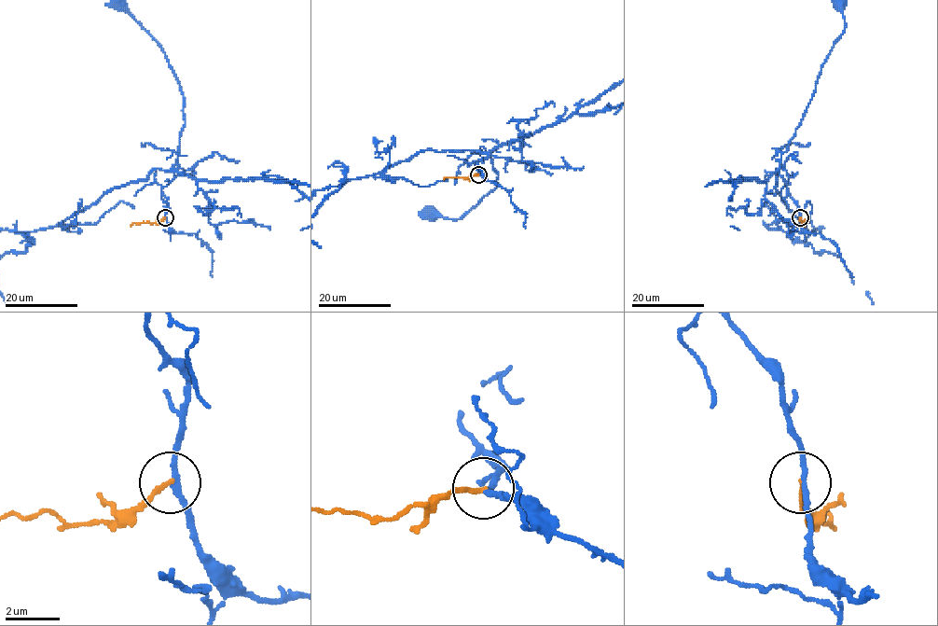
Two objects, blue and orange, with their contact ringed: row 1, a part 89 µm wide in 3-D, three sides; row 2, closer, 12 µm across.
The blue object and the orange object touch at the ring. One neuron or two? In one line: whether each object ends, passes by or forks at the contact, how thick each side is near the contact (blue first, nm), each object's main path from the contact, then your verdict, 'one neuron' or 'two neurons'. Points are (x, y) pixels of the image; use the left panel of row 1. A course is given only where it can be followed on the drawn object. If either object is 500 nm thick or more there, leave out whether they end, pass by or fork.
blue passes by; orange ends there; 190 nm thick on the blue side, 160 nm on the other; blue runs (165, 217), (161, 188), (174, 177), (177, 166), (184, 94), (159, 45), (119, 3); orange runs (164, 217), (157, 223), (148, 221), (130, 226); two neurons

